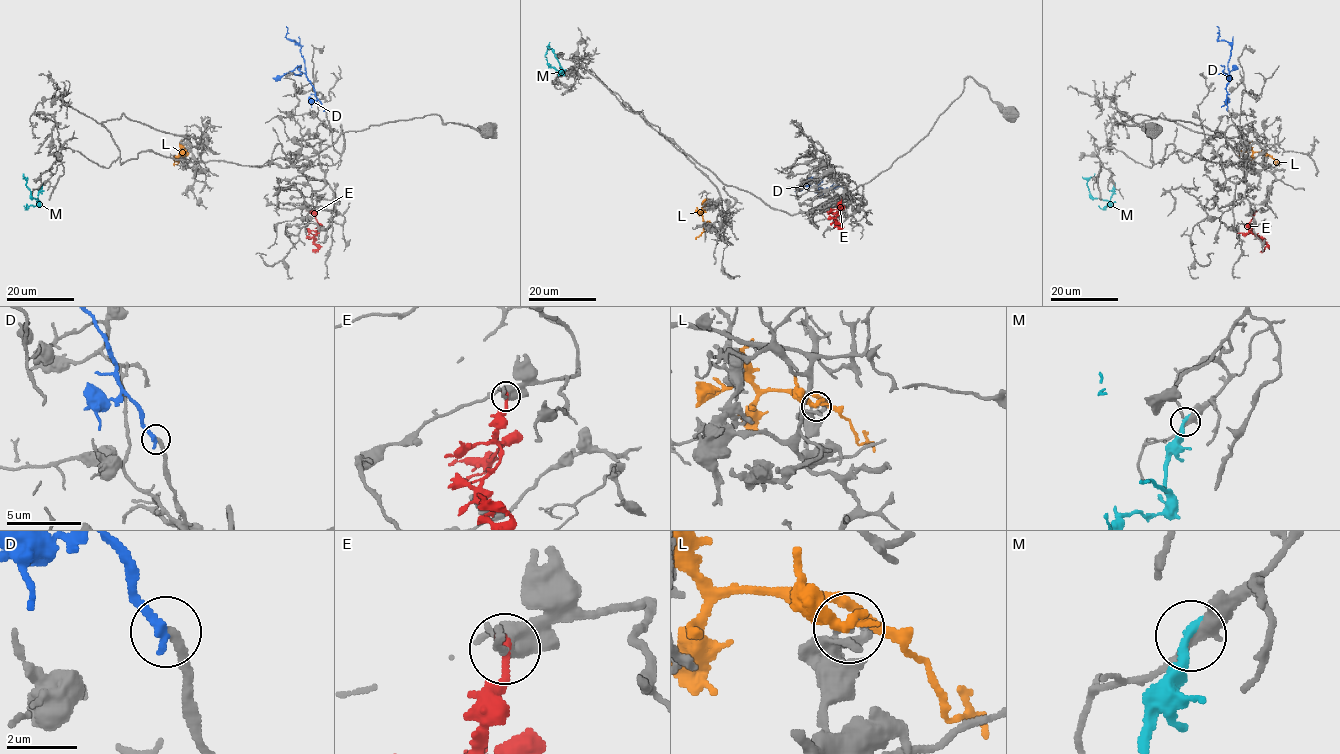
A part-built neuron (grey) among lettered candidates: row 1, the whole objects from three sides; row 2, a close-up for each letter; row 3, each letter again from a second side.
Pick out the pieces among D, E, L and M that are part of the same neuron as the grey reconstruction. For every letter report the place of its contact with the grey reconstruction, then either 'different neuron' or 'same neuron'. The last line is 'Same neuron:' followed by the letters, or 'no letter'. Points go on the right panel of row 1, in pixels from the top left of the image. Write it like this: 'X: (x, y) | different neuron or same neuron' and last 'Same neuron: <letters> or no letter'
D: (1227, 109) | same neuron
E: (1238, 232) | different neuron
L: (1266, 155) | different neuron
M: (1114, 184) | different neuron
Same neuron: D

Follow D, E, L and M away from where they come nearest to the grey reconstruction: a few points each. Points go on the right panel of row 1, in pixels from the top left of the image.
D: (1227, 109), (1231, 46), (1218, 39), (1217, 26)
E: (1238, 232), (1251, 231), (1261, 236), (1266, 244), (1260, 252)
L: (1266, 156), (1239, 150)
M: (1114, 184), (1109, 200), (1094, 198), (1087, 181), (1097, 177)

